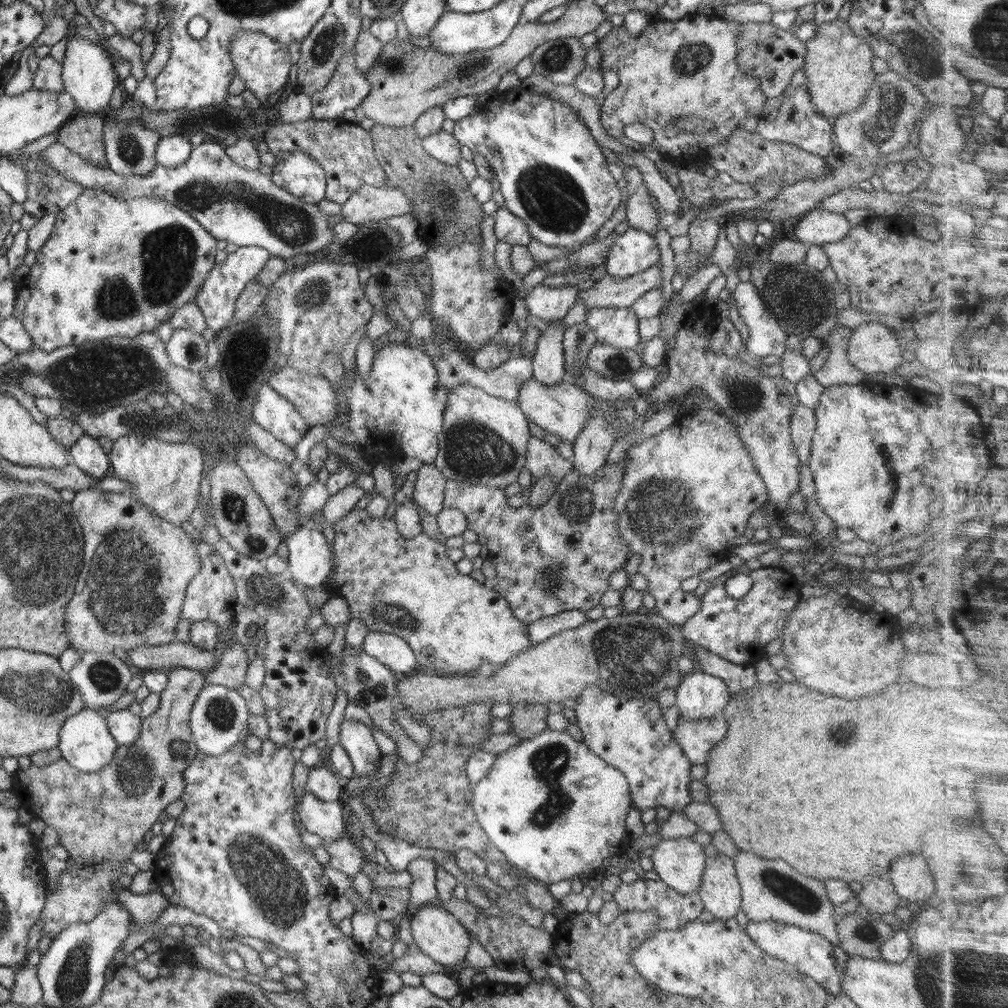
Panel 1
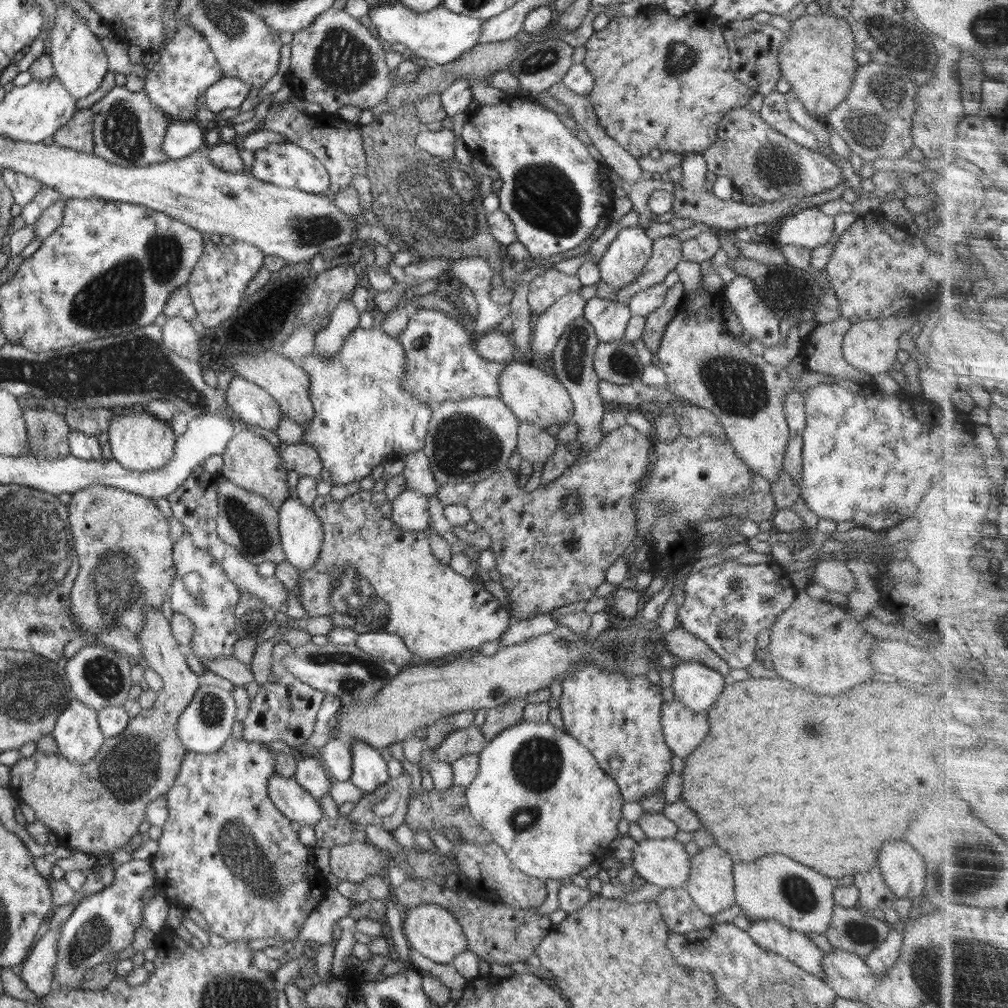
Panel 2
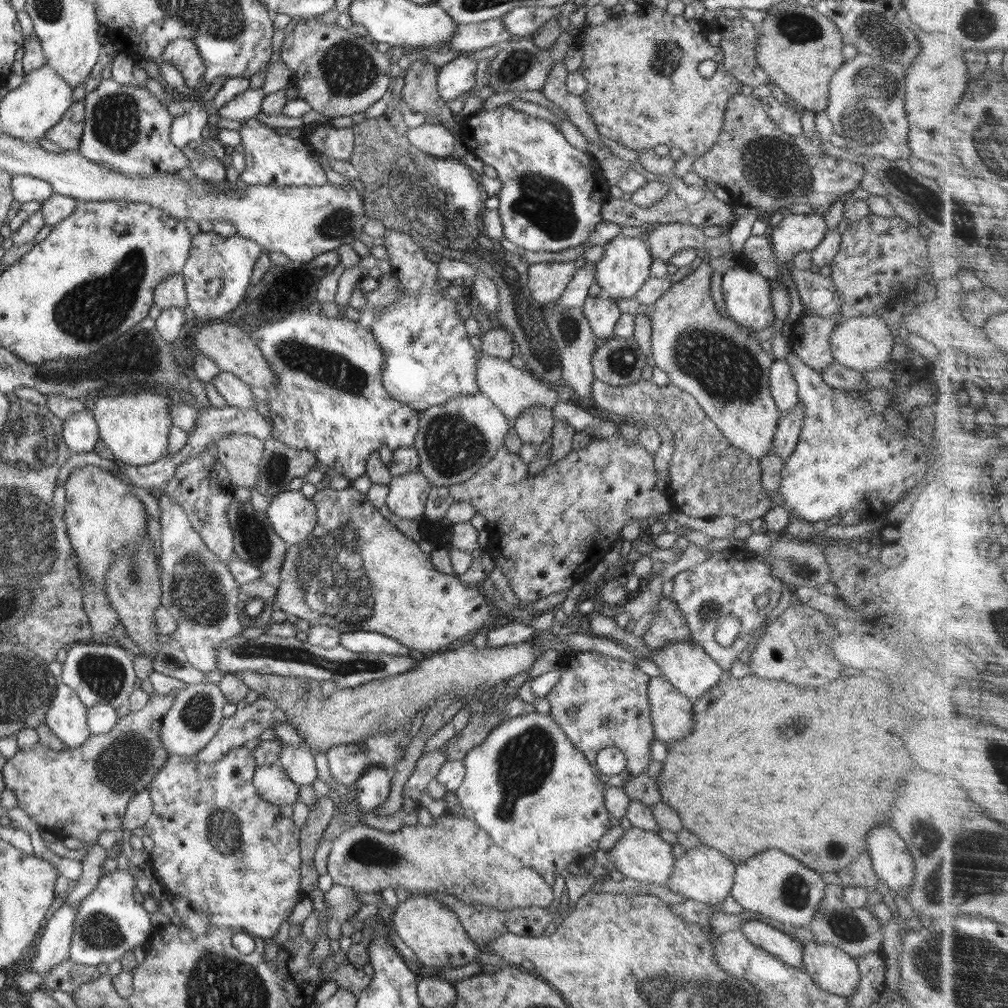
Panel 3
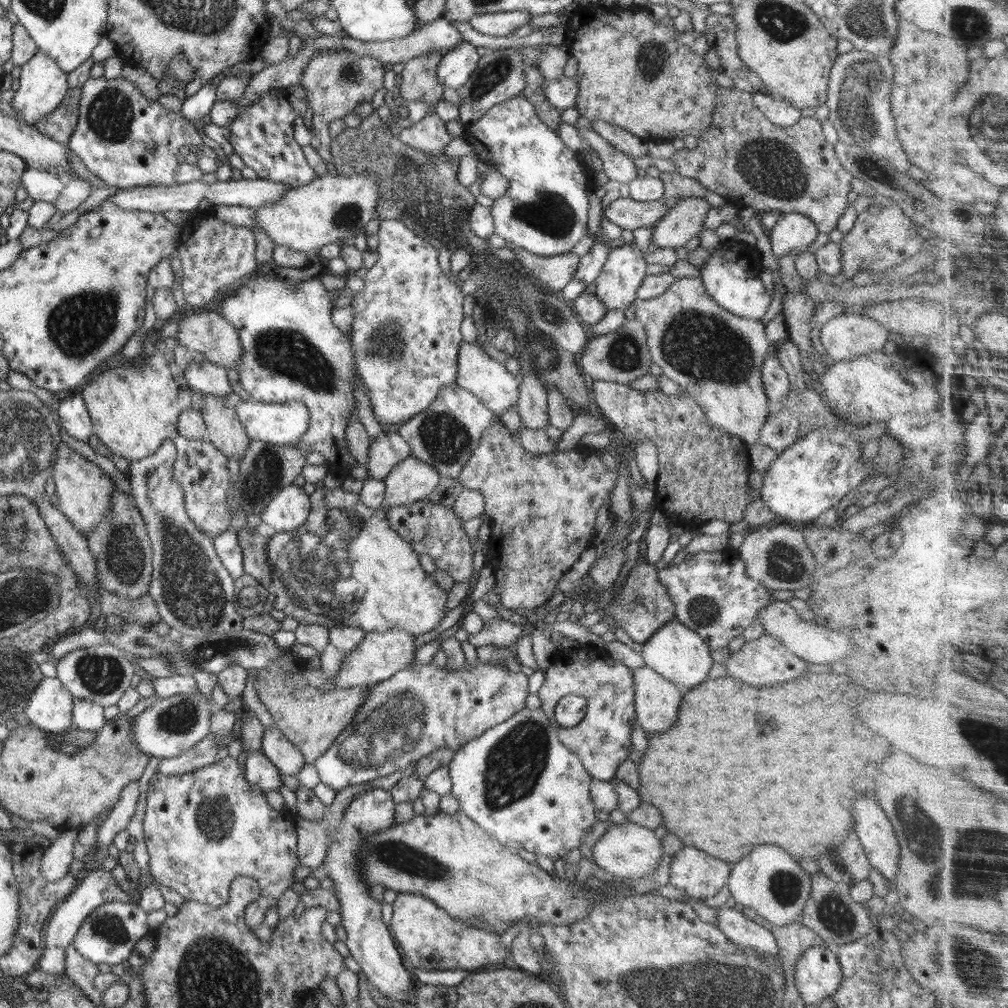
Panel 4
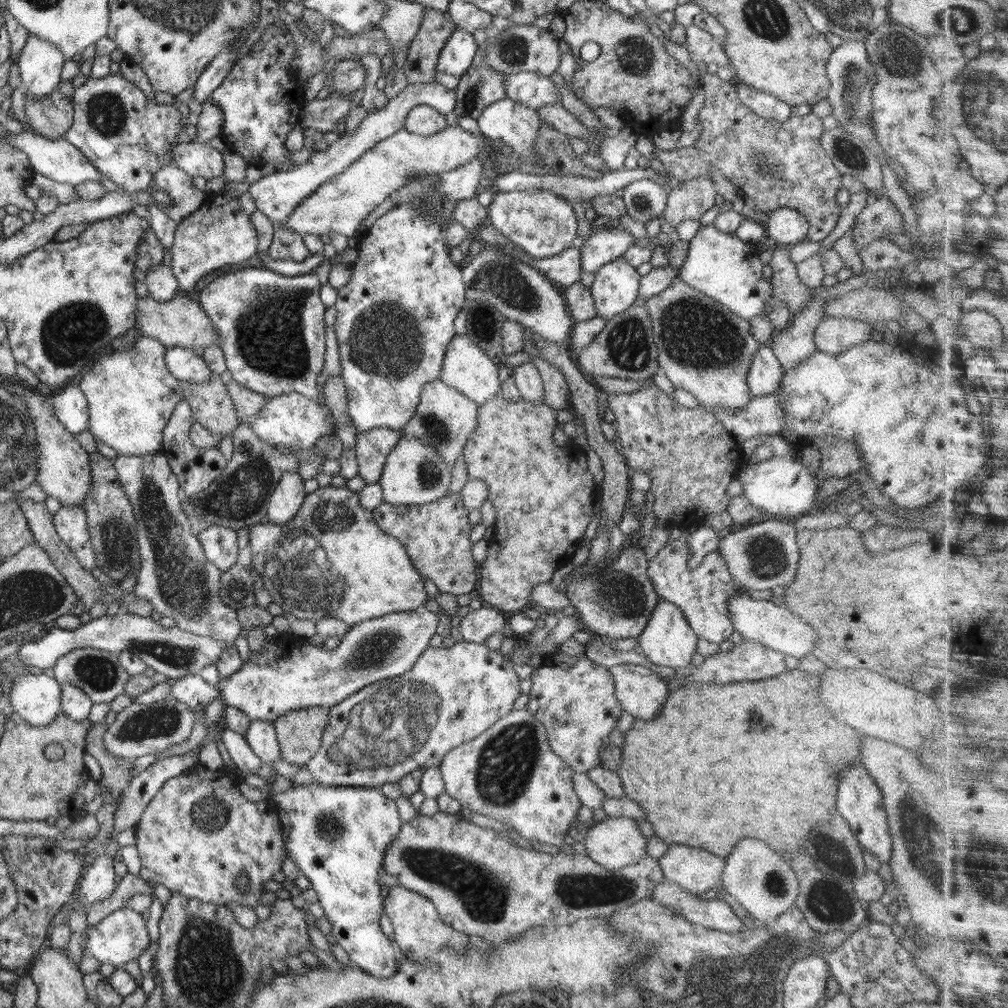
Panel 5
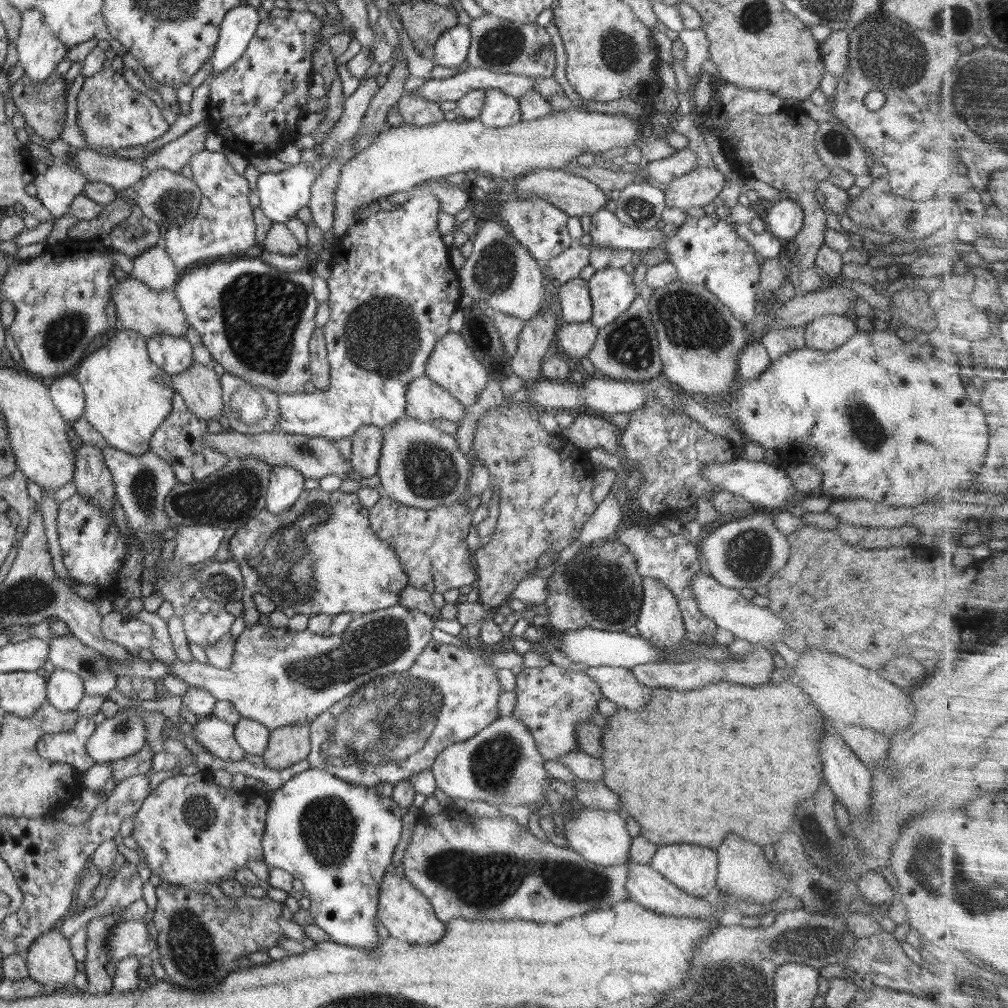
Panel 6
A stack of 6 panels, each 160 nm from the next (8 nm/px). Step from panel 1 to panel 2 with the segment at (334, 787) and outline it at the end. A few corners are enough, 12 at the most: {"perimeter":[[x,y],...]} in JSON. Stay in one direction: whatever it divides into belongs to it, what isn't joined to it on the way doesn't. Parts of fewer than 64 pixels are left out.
{"perimeter":[[298,755],[293,779],[316,800],[331,777],[317,756]]}

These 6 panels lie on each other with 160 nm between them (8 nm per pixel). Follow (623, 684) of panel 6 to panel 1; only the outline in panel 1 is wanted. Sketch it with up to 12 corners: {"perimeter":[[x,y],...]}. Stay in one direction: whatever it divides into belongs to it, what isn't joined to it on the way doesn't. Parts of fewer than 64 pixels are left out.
{"perimeter":[[723,713],[702,720],[680,716],[673,731],[693,764],[726,733]]}

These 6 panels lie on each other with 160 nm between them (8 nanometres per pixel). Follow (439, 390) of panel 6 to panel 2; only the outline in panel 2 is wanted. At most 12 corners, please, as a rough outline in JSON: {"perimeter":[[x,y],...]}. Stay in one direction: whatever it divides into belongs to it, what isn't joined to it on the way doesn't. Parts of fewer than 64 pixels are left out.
{"perimeter":[[499,397],[433,407],[422,451],[438,487],[506,467],[519,426]]}

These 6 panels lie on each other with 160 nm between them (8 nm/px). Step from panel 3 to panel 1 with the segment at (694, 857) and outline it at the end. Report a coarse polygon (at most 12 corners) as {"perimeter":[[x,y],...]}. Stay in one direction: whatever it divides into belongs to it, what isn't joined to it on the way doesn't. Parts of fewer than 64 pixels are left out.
{"perimeter":[[707,858],[697,894],[716,919],[735,918],[742,896],[733,859]]}

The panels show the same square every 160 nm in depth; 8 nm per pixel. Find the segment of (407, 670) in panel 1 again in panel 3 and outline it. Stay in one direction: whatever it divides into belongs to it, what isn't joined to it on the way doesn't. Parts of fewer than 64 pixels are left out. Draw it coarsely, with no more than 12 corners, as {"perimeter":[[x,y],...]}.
{"perimeter":[[342,633],[352,652],[406,656],[410,649],[377,633]]}

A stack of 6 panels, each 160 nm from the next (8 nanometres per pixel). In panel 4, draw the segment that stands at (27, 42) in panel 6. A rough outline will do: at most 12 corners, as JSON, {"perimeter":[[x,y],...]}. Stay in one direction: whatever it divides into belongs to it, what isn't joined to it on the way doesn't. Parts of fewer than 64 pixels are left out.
{"perimeter":[[44,52],[21,66],[10,104],[32,125],[62,102],[67,74]]}

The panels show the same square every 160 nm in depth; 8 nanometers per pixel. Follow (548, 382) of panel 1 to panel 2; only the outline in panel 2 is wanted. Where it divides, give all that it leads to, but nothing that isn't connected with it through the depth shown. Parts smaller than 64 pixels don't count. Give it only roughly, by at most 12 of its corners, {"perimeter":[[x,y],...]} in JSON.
{"perimeter":[[570,291],[534,317],[531,352],[553,368],[554,347],[586,303]]}

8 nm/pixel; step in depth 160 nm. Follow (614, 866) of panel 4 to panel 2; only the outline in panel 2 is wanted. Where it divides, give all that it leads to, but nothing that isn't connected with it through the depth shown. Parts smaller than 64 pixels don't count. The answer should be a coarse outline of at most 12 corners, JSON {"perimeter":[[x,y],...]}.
{"perimeter":[[646,839],[628,870],[660,888],[682,887],[690,856],[675,839]]}

